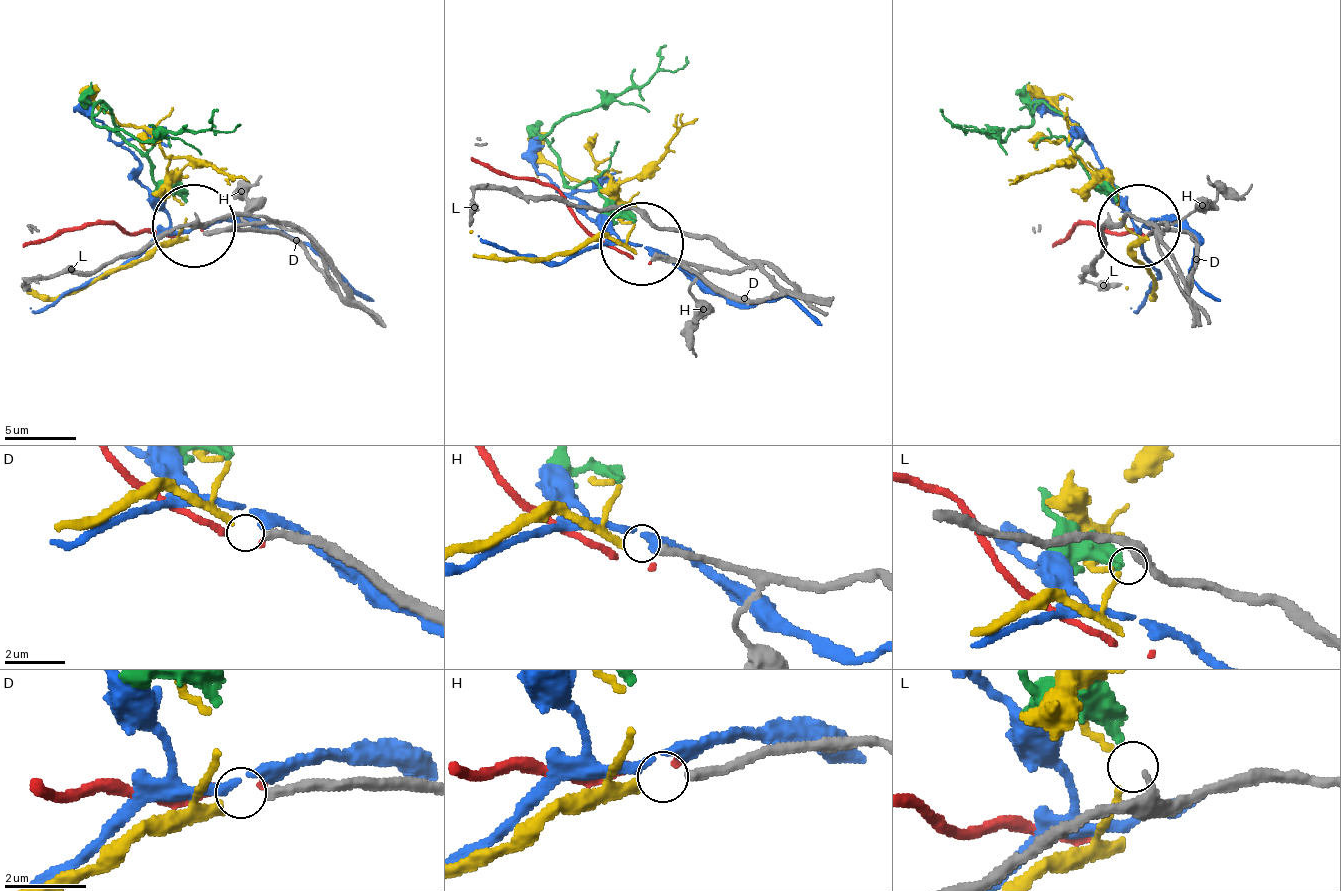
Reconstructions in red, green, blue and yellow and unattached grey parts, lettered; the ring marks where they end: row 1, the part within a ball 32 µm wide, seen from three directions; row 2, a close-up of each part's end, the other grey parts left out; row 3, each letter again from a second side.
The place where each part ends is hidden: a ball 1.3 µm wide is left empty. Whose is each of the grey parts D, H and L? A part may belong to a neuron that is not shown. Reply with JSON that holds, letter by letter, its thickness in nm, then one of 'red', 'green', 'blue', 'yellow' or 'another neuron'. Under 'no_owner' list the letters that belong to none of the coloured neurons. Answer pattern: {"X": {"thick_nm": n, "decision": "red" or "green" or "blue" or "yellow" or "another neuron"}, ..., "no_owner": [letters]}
{"D": {"thick_nm": 280, "decision": "yellow"}, "H": {"thick_nm": 260, "decision": "another neuron"}, "L": {"thick_nm": 220, "decision": "green"}, "no_owner": ["H"]}

